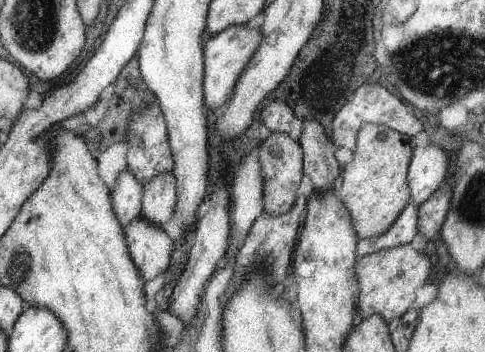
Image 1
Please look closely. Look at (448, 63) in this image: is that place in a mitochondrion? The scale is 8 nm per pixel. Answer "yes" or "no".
yes

